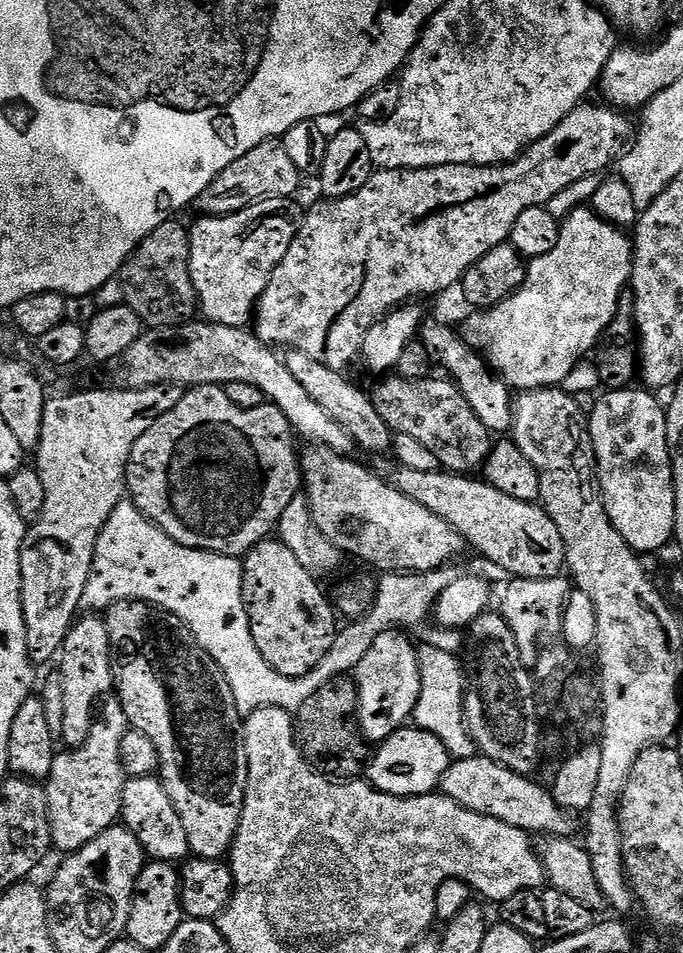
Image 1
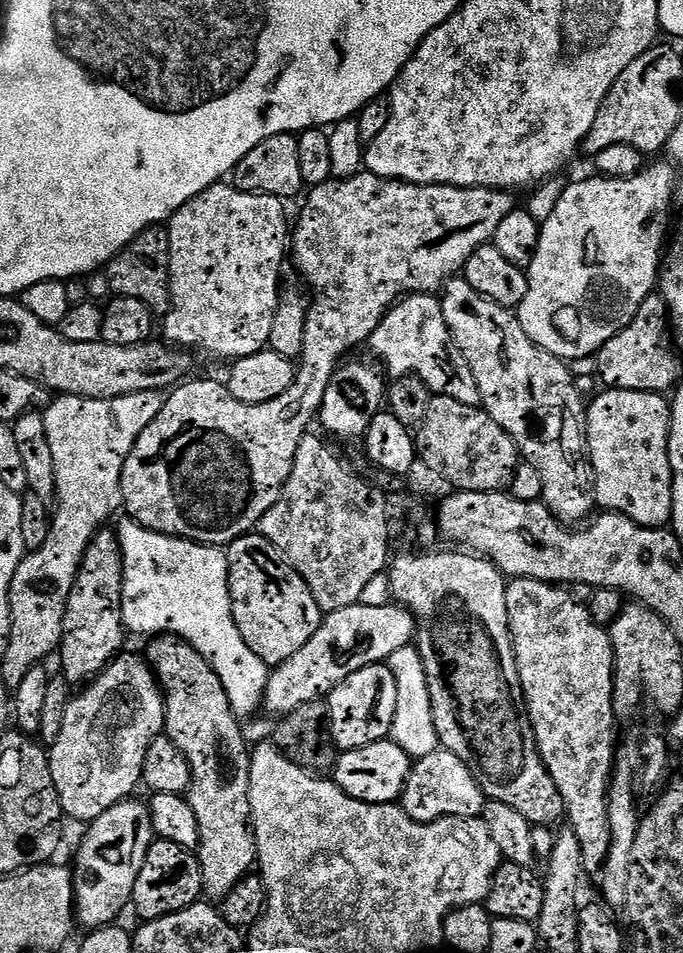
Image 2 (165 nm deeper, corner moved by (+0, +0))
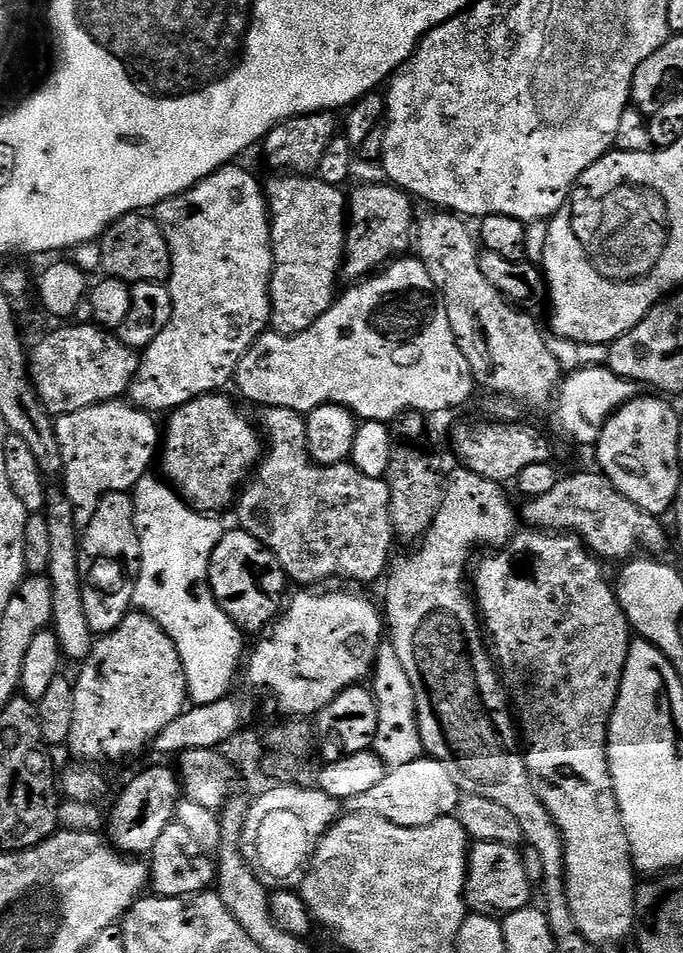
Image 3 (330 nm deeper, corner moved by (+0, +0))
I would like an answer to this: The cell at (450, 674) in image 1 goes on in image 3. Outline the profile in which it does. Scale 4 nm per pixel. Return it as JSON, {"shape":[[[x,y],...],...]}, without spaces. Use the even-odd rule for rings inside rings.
{"shape":[[[391,642],[380,645],[376,655],[376,666],[370,677],[370,691],[376,697],[378,710],[378,730],[372,740],[372,748],[380,761],[389,769],[394,769],[421,759],[425,750],[418,730],[414,686],[410,686],[410,678],[406,678],[406,670],[402,670],[402,661],[398,659]]]}

